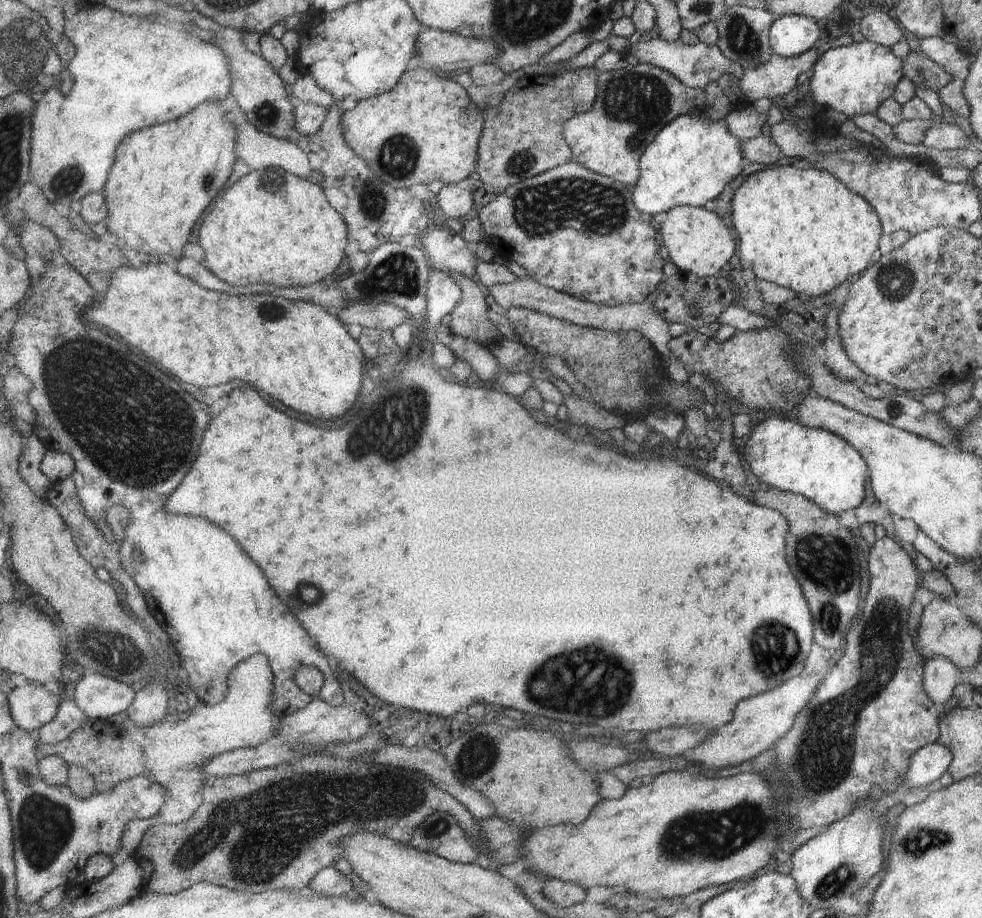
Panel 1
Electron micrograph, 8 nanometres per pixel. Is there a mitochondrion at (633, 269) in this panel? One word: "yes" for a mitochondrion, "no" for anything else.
no

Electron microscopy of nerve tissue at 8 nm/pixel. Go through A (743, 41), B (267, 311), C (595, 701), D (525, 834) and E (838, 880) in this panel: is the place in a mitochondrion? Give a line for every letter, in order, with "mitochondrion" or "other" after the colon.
A: mitochondrion
B: mitochondrion
C: mitochondrion
D: other
E: mitochondrion

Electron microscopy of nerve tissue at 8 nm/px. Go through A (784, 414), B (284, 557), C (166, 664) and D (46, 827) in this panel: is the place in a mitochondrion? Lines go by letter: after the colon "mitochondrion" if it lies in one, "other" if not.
A: other
B: other
C: other
D: mitochondrion

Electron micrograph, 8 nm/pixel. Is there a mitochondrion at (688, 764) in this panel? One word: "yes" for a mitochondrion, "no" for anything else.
no

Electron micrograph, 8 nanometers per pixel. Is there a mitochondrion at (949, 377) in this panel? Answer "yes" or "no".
no

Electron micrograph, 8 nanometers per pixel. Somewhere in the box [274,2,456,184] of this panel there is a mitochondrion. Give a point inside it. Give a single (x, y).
(393, 157)

